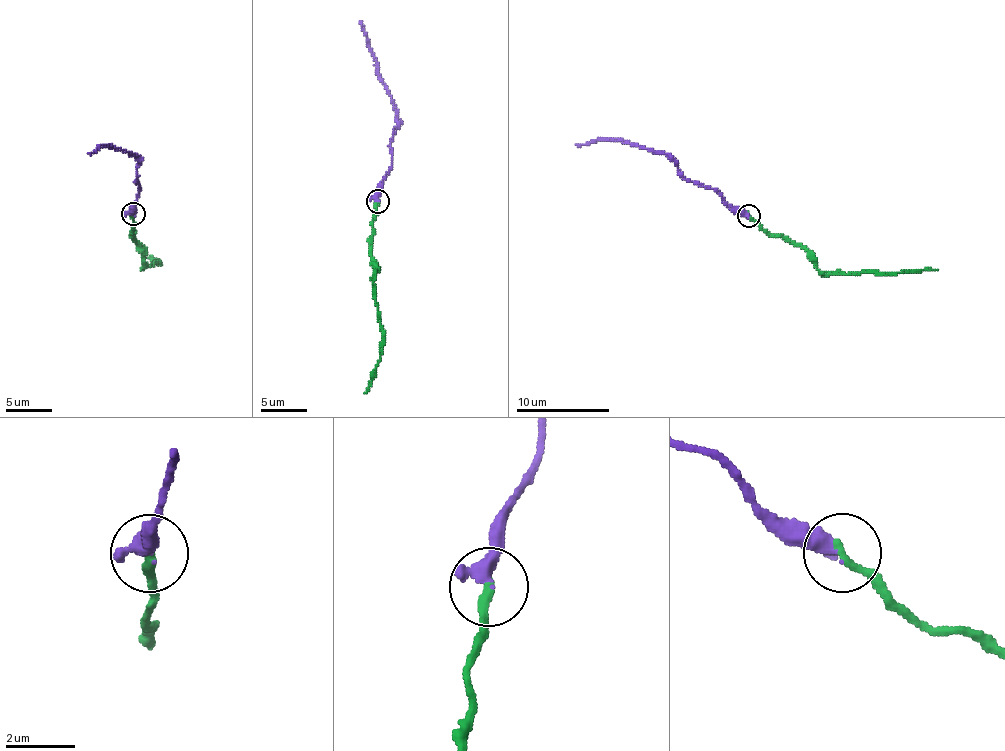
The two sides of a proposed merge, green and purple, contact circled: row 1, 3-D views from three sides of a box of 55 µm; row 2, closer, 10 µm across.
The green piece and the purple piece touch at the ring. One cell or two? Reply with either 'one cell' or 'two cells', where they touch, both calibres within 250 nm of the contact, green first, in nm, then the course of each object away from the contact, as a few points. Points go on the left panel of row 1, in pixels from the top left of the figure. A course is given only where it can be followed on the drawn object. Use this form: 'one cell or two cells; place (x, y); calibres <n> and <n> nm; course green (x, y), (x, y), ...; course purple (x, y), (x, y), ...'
one cell; place (133, 213); calibres 280 and 480 nm; course green (132, 214), (133, 231), (143, 266), (160, 262), (146, 257); course purple (132, 214), (131, 207), (140, 188), (135, 182), (138, 164), (135, 155), (112, 146), (88, 153)

